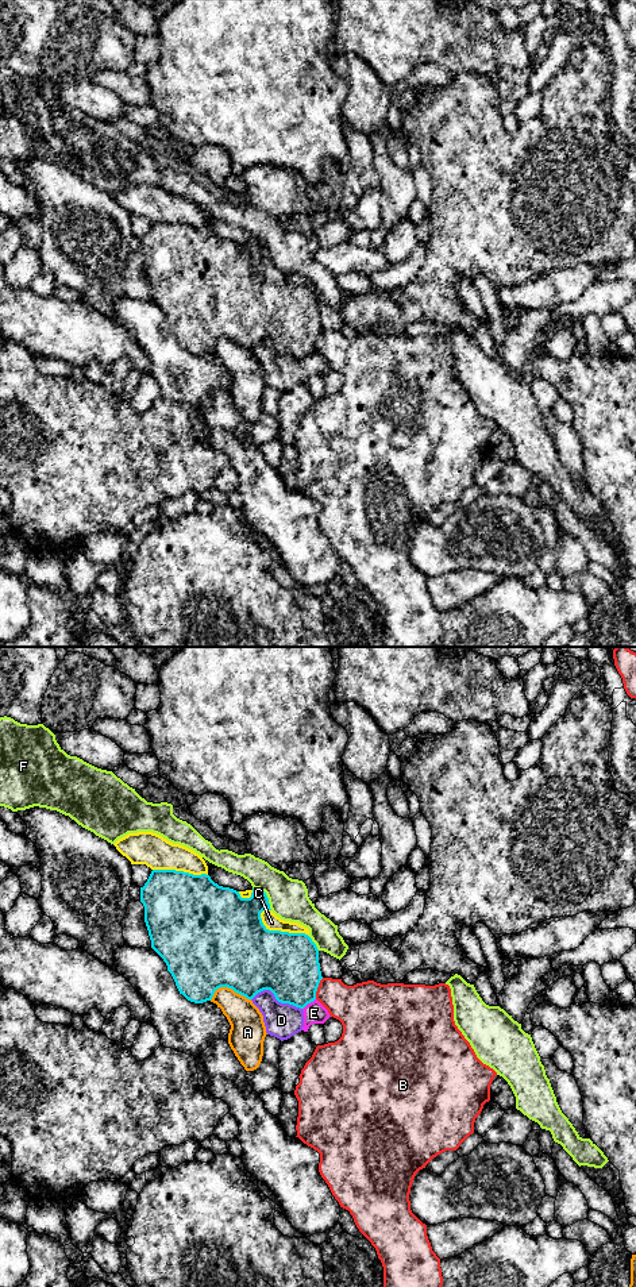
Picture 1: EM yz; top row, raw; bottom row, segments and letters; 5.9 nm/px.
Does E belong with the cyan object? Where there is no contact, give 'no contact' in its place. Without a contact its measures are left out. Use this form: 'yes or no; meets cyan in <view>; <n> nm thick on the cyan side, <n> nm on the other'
no; meets cyan in yz; 360 nm thick on the cyan side, 130 nm on the other

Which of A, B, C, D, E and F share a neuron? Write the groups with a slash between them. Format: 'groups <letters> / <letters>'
groups A / B / C / D E / F

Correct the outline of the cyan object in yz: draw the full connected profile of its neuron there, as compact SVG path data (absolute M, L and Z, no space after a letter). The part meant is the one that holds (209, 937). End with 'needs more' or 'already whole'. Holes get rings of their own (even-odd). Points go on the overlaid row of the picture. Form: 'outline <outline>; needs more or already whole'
outline M153 870L140 887L140 902L144 906L144 922L151 940L151 948L163 959L176 986L188 1001L203 1003L211 1001L220 987L253 999L258 993L270 990L281 1003L304 1009L316 999L316 991L323 979L319 963L319 949L305 933L269 930L261 918L263 910L271 910L265 891L253 889L250 898L242 898L239 891L215 883L209 875L193 875L176 870Z; already whole

